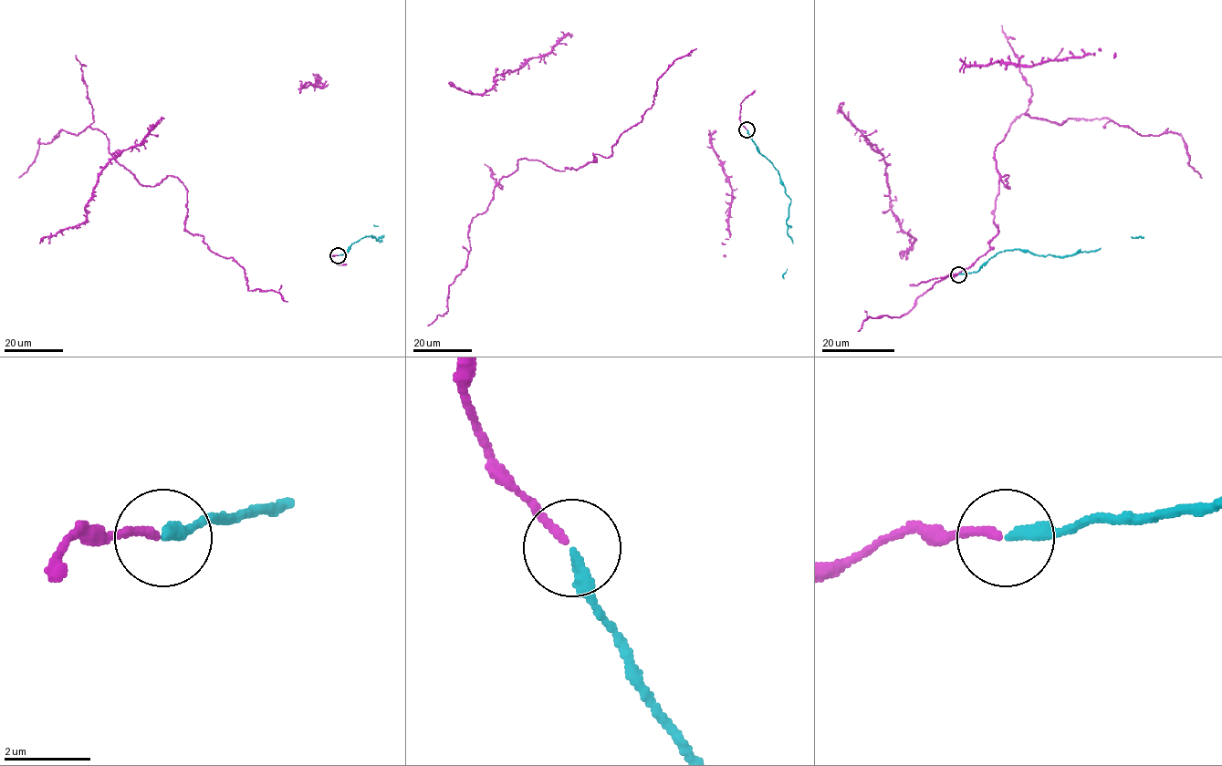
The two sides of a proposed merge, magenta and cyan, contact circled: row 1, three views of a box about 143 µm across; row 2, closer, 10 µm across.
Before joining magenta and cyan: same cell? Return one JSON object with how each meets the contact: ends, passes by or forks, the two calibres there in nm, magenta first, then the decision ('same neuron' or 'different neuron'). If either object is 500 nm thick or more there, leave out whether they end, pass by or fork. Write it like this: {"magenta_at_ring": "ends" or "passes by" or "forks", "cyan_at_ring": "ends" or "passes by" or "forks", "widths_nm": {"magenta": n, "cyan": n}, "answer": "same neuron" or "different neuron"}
{"magenta_at_ring": "ends", "cyan_at_ring": "ends", "widths_nm": {"magenta": 190, "cyan": 280}, "answer": "same neuron"}

